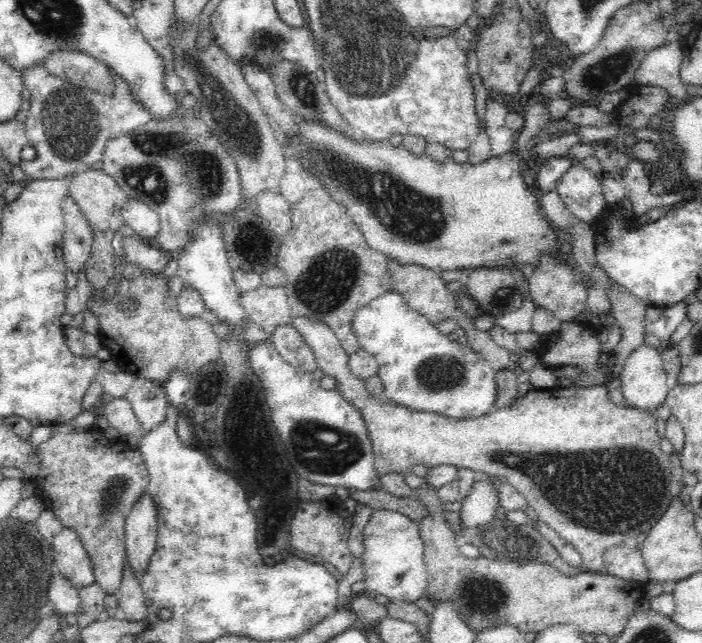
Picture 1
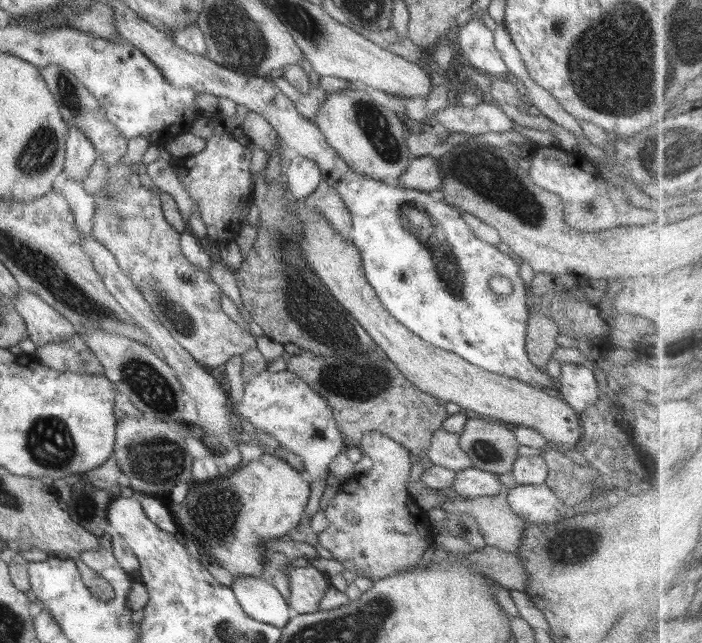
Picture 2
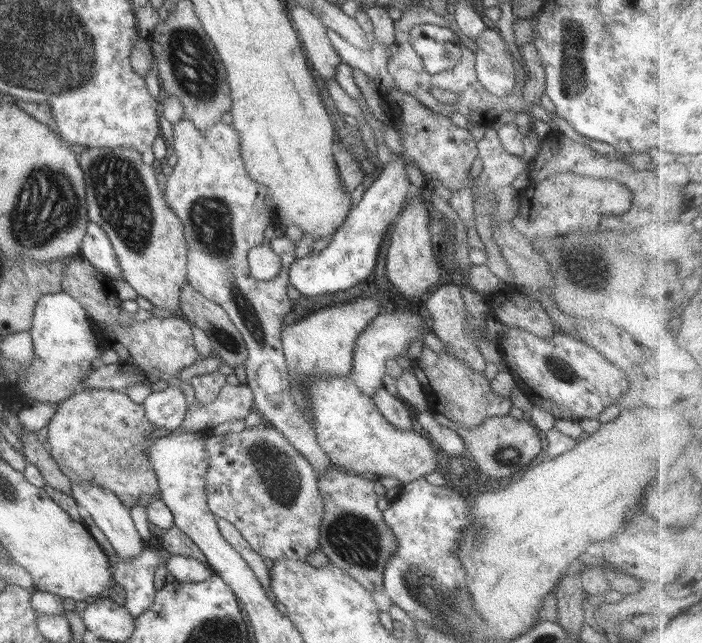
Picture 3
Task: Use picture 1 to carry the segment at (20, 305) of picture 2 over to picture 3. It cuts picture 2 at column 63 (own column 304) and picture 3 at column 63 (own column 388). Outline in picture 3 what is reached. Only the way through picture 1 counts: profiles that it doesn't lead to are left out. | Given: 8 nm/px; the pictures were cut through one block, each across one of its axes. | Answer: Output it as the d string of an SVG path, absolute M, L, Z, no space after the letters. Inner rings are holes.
M84 389L70 395L58 404L54 416L46 425L50 454L60 470L74 483L91 482L96 486L111 490L129 509L140 502L142 494L152 499L158 496L159 482L154 467L147 459L149 446L155 438L148 437L157 428L145 415L143 404L134 403L126 392L102 389Z

